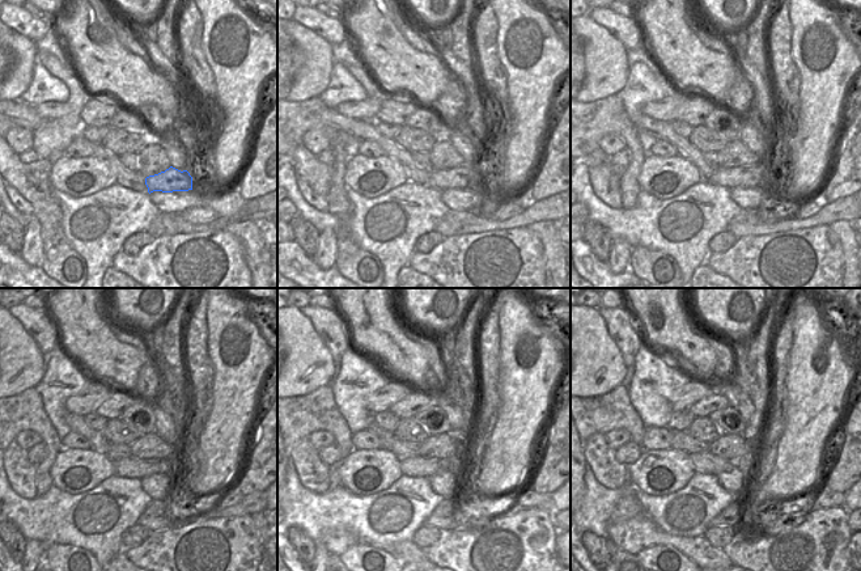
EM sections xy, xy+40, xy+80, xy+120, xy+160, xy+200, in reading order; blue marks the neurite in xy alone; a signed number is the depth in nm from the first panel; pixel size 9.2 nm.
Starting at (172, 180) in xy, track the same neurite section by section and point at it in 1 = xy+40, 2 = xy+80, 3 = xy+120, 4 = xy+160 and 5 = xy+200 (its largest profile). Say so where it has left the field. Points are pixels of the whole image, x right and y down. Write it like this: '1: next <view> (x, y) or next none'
1: next xy+40 (461, 177)
2: next xy+80 (753, 176)
3: next xy+120 (126, 468)
4: next xy+160 (418, 466)
5: next xy+200 (705, 462)

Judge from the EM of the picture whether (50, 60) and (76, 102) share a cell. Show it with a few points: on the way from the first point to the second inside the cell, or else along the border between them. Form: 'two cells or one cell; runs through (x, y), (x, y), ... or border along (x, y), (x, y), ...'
one cell; runs through (60, 71), (76, 87), (76, 92)

